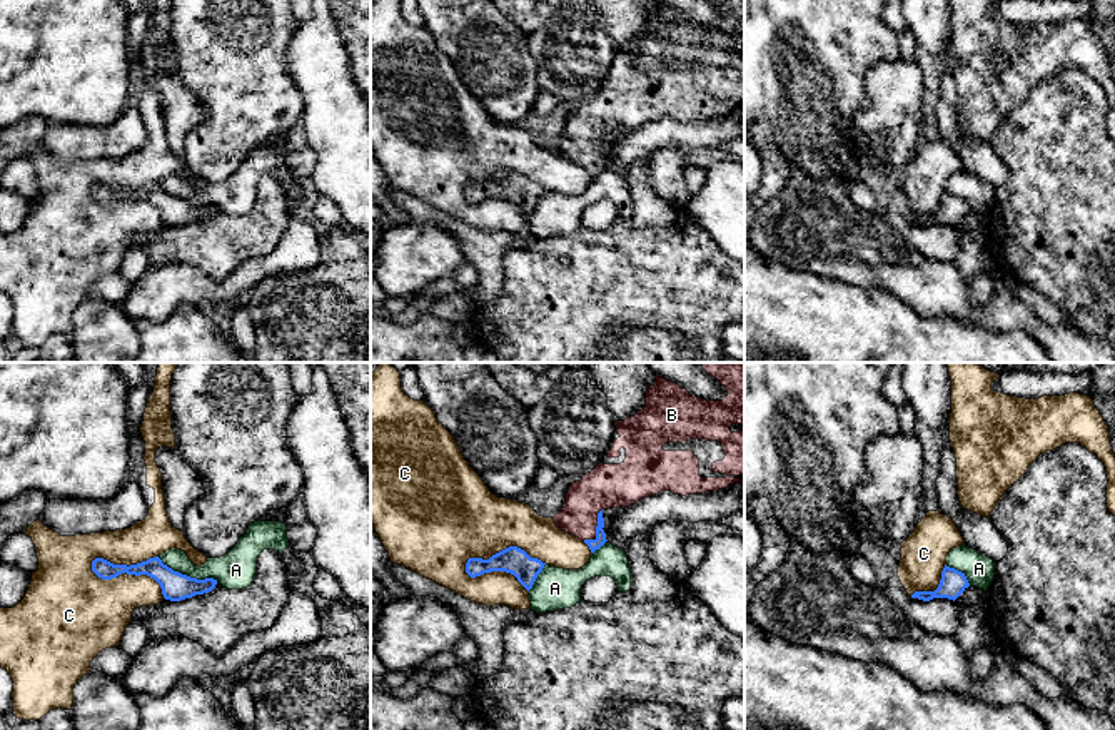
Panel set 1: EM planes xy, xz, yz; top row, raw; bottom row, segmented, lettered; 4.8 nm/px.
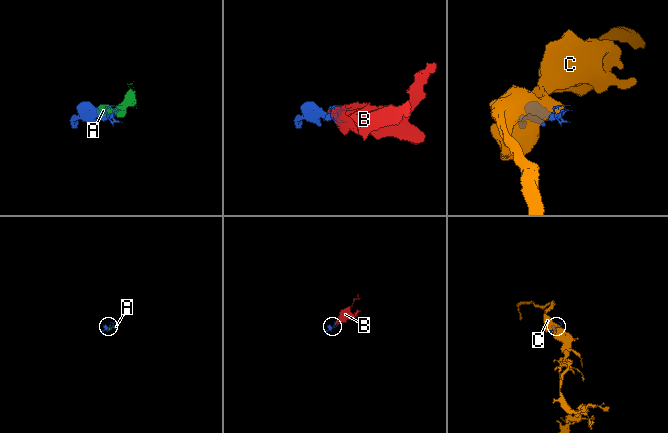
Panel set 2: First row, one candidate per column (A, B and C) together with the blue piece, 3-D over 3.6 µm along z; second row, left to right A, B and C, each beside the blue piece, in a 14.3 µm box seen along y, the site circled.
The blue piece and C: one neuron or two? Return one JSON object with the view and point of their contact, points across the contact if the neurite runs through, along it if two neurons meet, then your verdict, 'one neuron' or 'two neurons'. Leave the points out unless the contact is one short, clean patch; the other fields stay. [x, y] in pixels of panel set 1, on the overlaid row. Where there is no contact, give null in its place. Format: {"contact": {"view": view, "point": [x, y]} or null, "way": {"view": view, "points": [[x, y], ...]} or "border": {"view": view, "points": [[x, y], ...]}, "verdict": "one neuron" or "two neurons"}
{"contact": {"view": "xy", "point": [127, 573]}, "verdict": "two neurons"}

